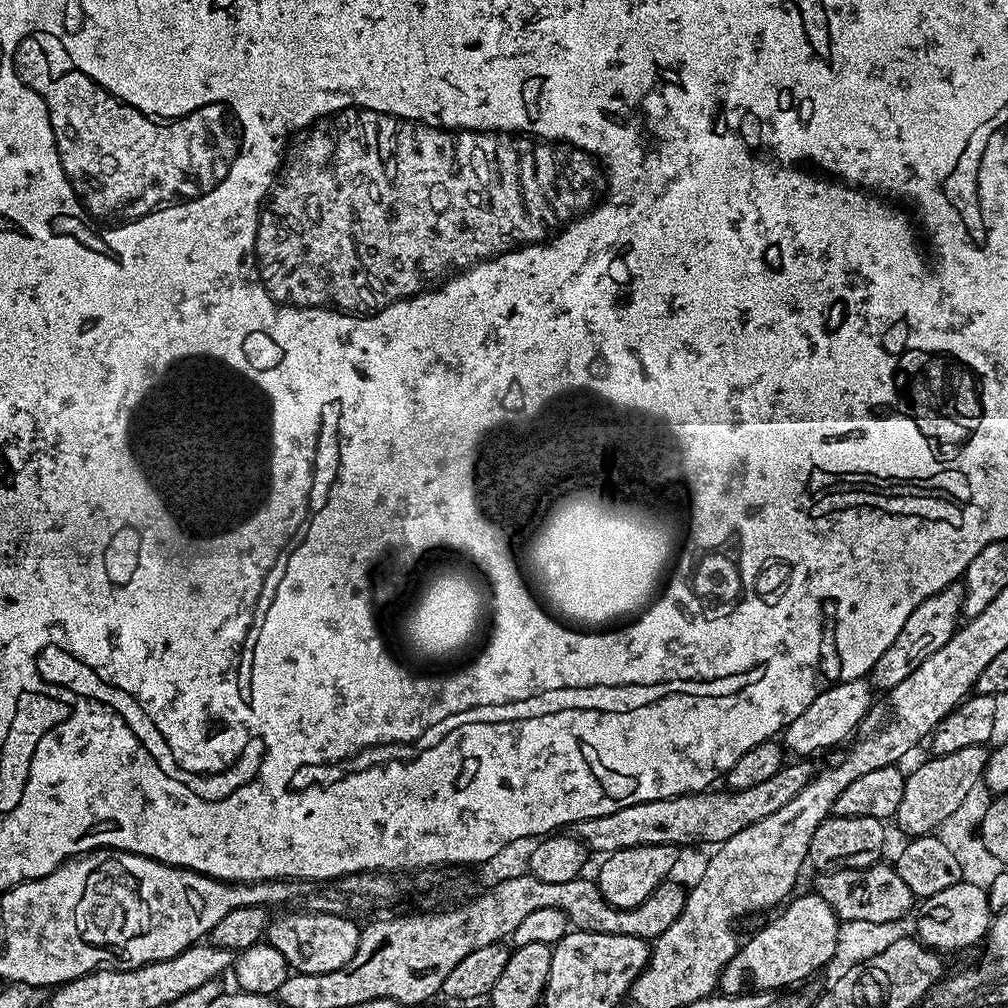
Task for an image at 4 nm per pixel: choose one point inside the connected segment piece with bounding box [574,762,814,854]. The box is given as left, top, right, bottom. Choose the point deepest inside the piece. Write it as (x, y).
(713, 817)

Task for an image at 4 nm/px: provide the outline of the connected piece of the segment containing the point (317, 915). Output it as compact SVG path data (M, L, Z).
M305 910L305 912L288 912L285 916L273 915L268 921L266 940L274 950L278 950L278 954L282 954L282 958L293 973L330 974L330 970L342 970L342 966L346 966L346 962L354 958L360 941L360 930L361 925L347 920L344 914Z

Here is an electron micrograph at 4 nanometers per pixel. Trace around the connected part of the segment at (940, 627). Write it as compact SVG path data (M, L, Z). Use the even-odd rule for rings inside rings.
M957 582L938 590L926 602L922 602L906 618L906 623L902 626L901 633L890 644L889 650L878 658L878 662L873 666L870 673L870 680L875 689L885 692L898 686L899 682L912 674L919 664L934 653L935 650L941 649L953 636L958 625L962 620L964 611L964 586L963 583Z

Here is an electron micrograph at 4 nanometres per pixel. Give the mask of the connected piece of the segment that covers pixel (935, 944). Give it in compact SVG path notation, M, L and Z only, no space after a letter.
M971 879L959 880L954 886L927 897L920 908L920 917L916 920L916 932L921 944L941 954L947 954L951 948L966 948L970 944L979 945L988 935L994 914L990 910L988 889L983 883L971 884Z

